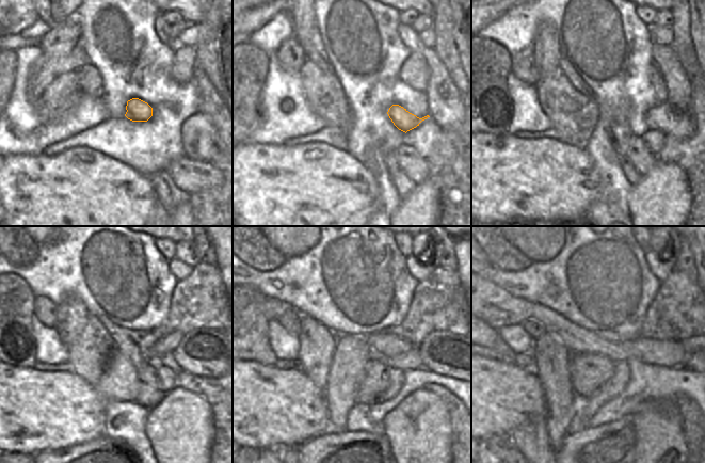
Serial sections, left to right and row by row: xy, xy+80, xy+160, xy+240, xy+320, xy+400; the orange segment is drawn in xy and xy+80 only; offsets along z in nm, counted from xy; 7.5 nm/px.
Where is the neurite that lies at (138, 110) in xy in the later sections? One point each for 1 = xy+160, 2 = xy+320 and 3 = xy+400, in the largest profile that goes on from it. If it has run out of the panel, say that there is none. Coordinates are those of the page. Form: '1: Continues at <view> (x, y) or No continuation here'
1: Continues at xy+160 (675, 118)
2: Continues at xy+320 (443, 352)
3: Continues at xy+400 (660, 345)

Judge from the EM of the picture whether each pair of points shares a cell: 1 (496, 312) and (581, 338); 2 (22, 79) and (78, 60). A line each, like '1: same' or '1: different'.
1: same
2: different

